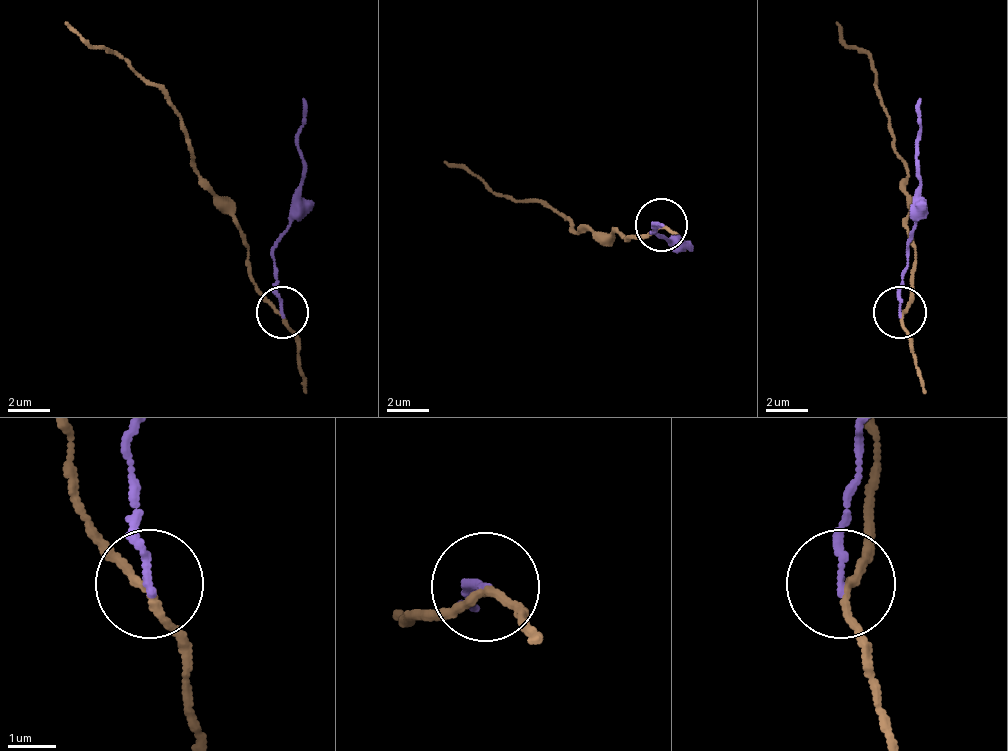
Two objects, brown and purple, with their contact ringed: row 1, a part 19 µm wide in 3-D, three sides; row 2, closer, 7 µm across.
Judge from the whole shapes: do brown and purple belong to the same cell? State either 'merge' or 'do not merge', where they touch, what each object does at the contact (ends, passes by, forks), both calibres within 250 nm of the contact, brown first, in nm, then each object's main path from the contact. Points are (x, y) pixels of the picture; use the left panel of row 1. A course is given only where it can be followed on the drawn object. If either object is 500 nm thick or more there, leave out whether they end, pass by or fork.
do not merge; at (282, 312); brown passes by; purple ends there; 150 nm thick on the brown side, 140 nm on the other; brown runs (281, 311), (249, 274), (249, 243), (239, 222), (197, 170), (181, 117), (129, 65), (66, 23); purple runs (281, 311), (270, 248), (291, 222), (302, 180), (302, 96)

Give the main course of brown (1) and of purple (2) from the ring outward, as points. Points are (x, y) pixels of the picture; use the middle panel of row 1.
1: (660, 226), (628, 236), (628, 242), (618, 231), (576, 231), (560, 215), (508, 200), (445, 163)
2: (660, 226), (649, 231), (670, 242), (681, 242), (681, 247)

